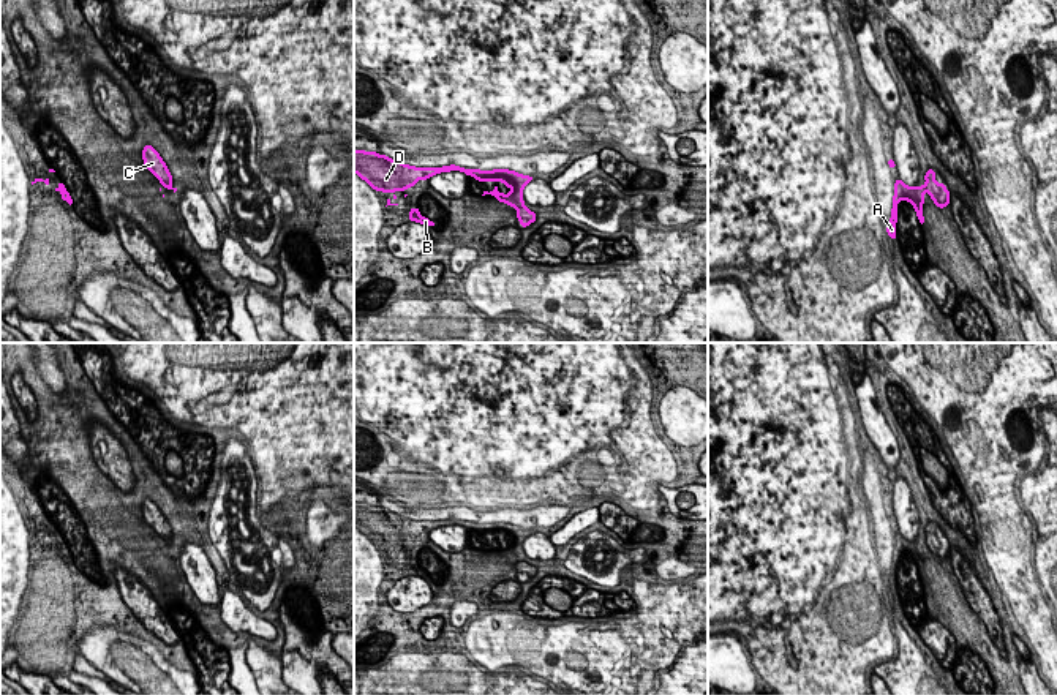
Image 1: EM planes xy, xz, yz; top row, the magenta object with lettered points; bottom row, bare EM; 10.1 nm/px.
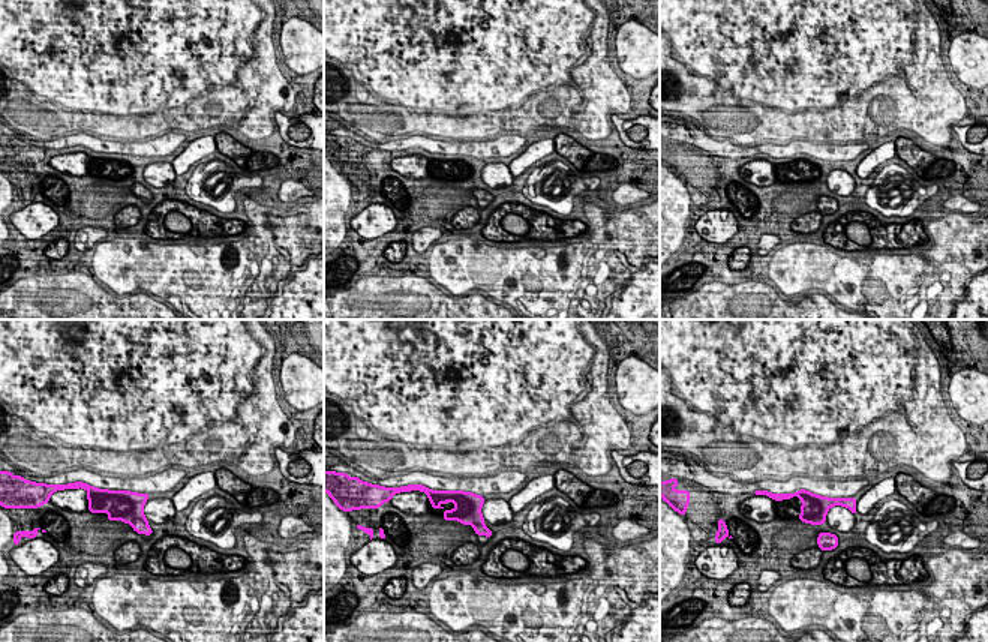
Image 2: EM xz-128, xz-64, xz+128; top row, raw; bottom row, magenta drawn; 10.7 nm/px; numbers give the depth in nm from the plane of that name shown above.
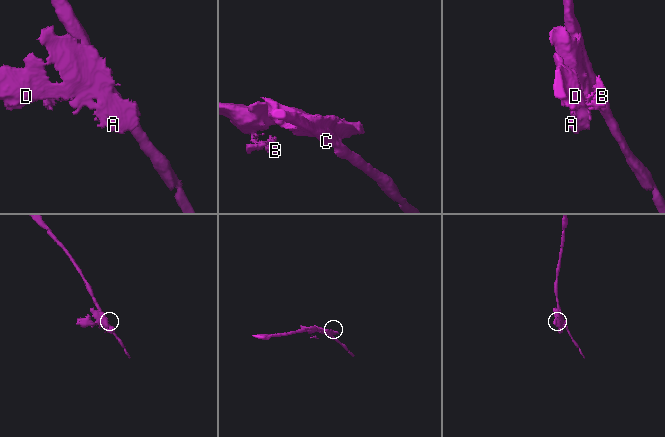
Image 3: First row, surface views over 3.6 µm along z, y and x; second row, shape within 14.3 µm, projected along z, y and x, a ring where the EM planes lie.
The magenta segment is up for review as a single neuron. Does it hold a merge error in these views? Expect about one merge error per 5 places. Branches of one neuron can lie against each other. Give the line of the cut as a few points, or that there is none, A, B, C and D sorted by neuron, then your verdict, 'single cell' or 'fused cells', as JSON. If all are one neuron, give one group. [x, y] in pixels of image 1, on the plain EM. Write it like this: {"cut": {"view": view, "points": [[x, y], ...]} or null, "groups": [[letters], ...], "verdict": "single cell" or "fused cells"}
{"cut": {"view": "xz", "points": [[525, 559], [517, 563]]}, "groups": [["A", "B", "D"], ["C"]], "verdict": "fused cells"}

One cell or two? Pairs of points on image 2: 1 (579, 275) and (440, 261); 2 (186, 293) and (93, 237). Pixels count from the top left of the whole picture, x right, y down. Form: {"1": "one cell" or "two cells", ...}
{"1": "one cell", "2": "two cells"}

